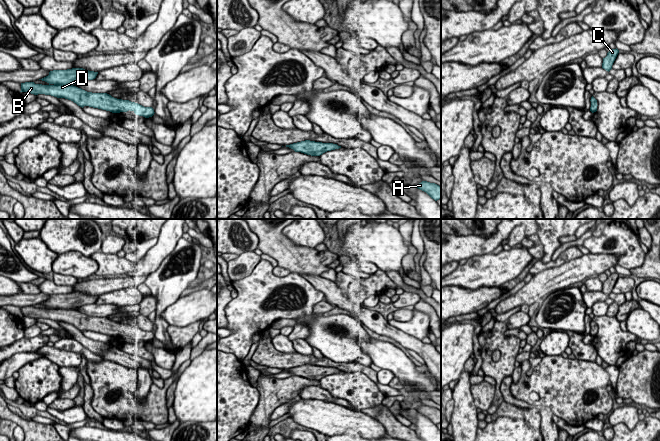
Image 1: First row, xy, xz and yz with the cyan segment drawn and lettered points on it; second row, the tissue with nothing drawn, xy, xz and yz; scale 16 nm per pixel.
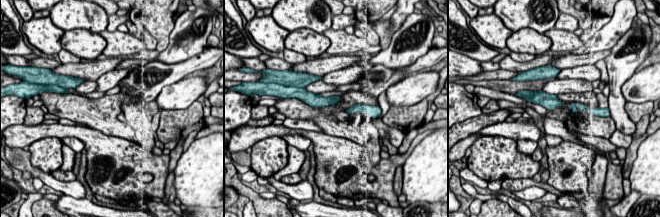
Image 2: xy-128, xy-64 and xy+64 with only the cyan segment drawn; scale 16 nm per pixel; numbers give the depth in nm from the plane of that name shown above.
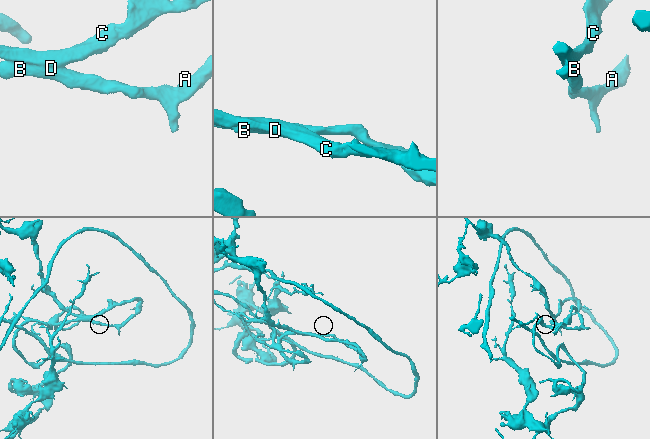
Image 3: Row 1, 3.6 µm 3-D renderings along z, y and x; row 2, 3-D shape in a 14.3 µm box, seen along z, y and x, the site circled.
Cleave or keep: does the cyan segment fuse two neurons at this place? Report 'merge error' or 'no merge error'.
no merge error

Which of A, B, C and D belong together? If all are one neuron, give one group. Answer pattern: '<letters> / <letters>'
A B C D

